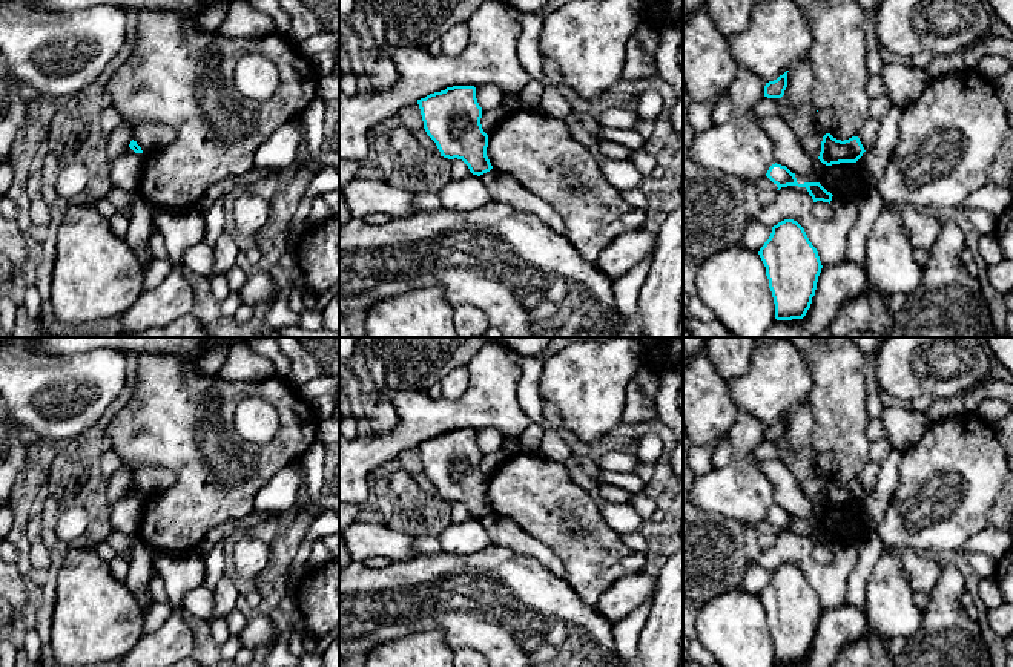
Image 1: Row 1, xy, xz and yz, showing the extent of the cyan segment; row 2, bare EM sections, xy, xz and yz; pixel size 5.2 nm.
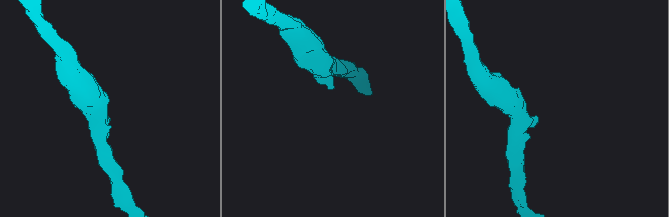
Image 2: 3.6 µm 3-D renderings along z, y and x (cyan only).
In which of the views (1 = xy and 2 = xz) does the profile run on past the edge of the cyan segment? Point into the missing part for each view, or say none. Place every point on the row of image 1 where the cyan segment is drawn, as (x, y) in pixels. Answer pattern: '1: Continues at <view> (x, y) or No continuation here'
1: No continuation here
2: No continuation here

